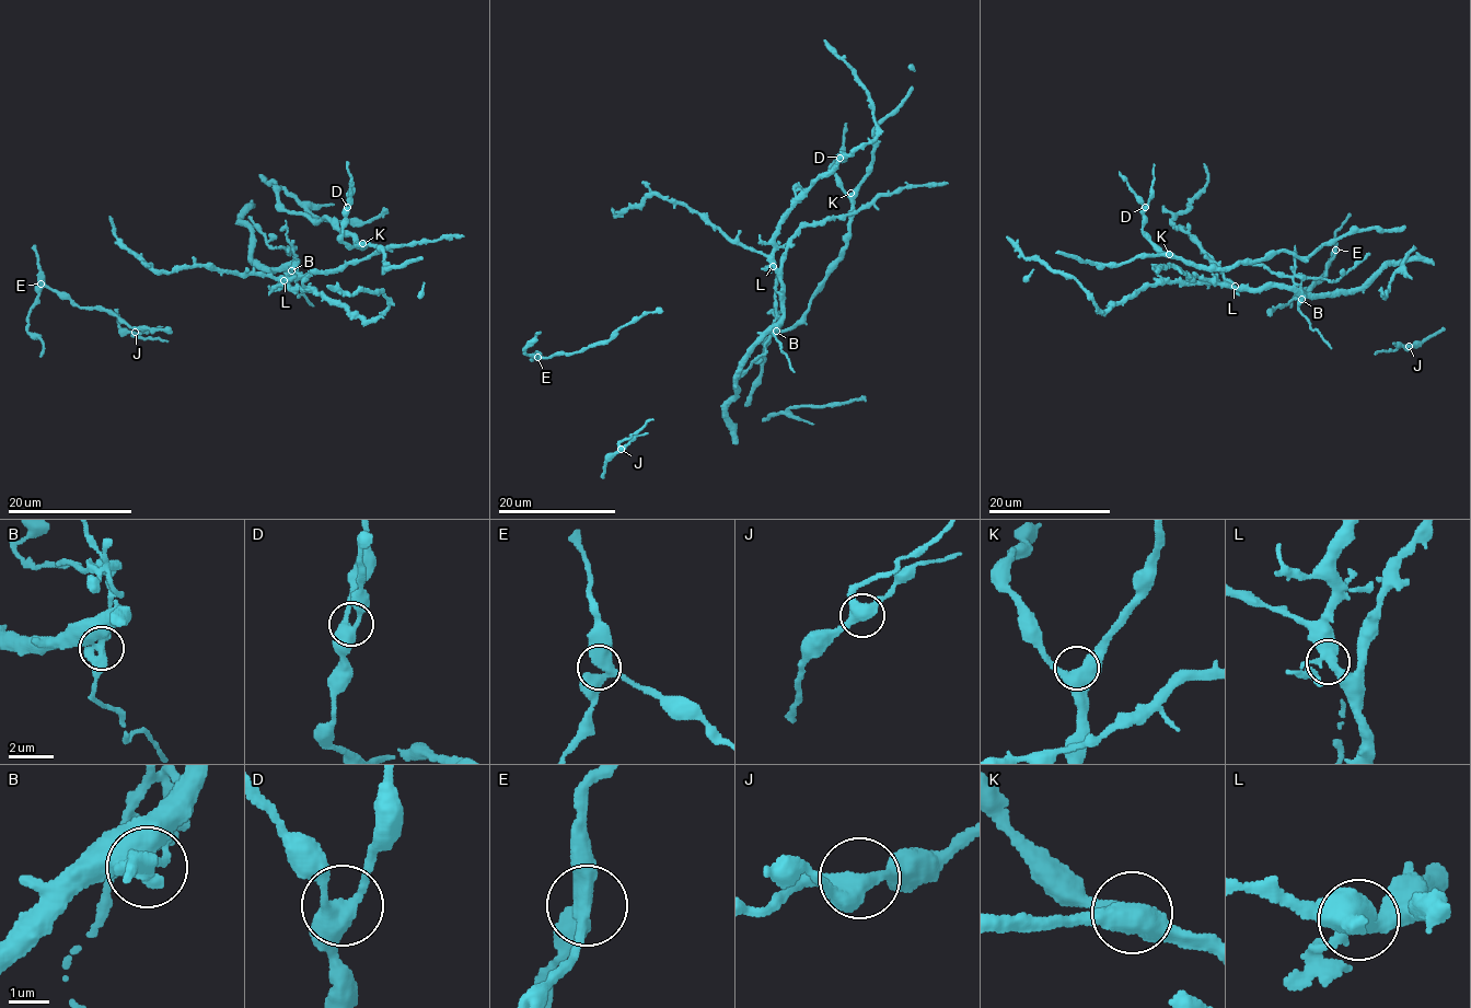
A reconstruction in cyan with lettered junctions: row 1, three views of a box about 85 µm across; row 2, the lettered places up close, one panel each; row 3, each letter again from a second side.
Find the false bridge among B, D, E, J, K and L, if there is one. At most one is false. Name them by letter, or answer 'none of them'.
B

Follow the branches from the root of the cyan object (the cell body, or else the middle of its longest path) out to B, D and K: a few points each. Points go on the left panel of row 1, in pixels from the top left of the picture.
B: (316, 271), (293, 278), (297, 261), (291, 270)
D: (316, 271), (343, 268), (368, 255), (362, 244), (352, 247), (342, 240), (347, 207)
K: (316, 271), (335, 270), (361, 261), (368, 255), (362, 243)

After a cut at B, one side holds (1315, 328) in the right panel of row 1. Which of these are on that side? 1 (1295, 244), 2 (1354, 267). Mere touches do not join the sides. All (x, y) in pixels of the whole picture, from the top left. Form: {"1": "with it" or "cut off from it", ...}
{"1": "with it", "2": "with it"}

